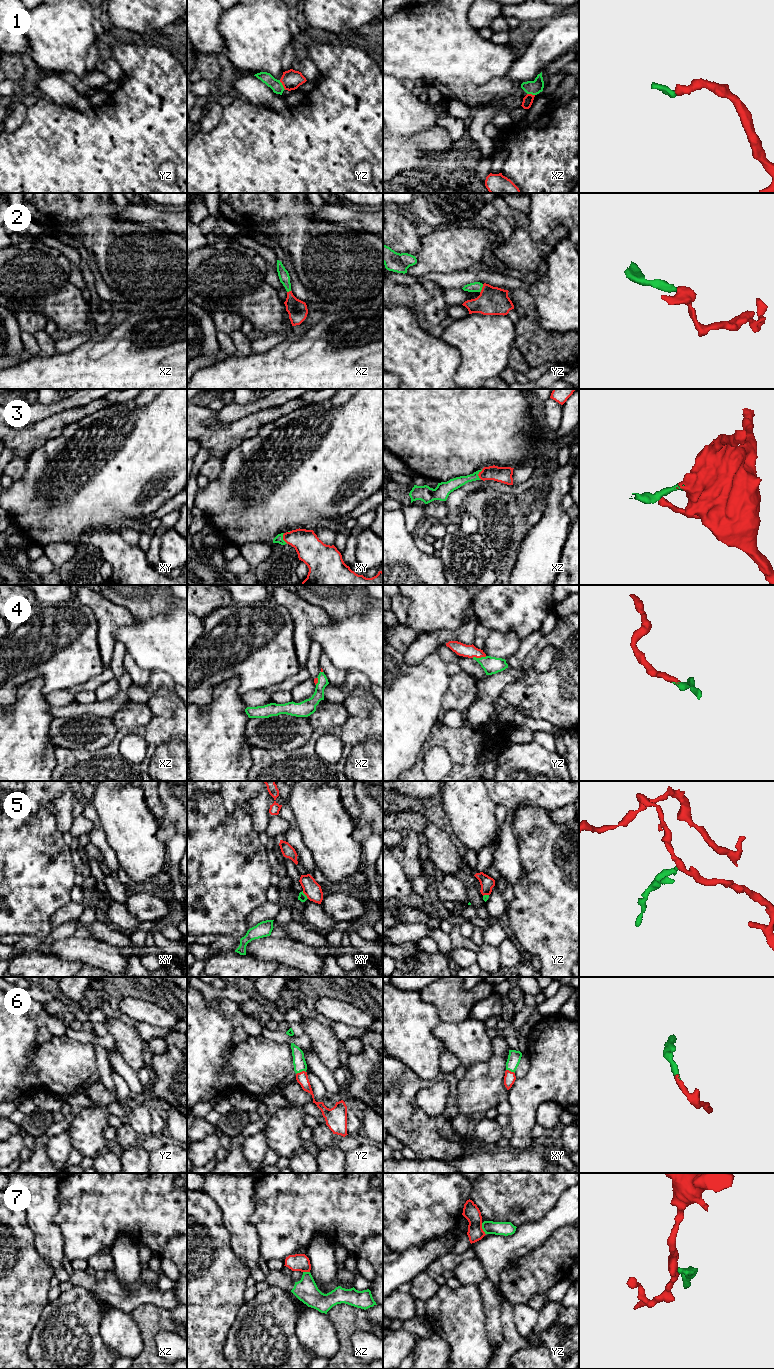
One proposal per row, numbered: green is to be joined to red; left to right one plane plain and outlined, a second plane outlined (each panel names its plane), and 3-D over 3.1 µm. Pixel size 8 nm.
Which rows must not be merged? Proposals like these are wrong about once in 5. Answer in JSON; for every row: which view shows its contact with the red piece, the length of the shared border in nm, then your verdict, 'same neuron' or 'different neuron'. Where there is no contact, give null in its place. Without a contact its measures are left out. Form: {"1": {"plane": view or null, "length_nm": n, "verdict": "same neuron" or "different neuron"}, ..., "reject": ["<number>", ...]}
{"1": {"plane": "yz", "length_nm": 90, "verdict": "same neuron"}, "2": {"plane": "yz", "length_nm": 80, "verdict": "same neuron"}, "3": {"plane": "xz", "length_nm": 90, "verdict": "same neuron"}, "4": {"plane": "yz", "length_nm": 120, "verdict": "same neuron"}, "5": {"plane": "xy", "length_nm": 80, "verdict": "different neuron"}, "6": {"plane": "yz", "length_nm": 80, "verdict": "same neuron"}, "7": {"plane": "yz", "length_nm": 100, "verdict": "different neuron"}, "reject": ["5", "7"]}

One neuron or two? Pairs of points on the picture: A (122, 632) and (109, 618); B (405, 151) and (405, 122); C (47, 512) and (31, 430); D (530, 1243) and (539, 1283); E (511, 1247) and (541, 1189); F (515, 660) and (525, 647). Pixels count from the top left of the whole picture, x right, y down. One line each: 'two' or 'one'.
A: two
B: two
C: two
D: two
E: two
F: one

